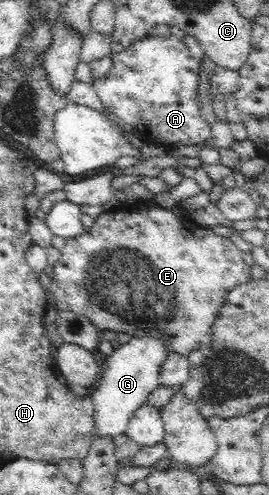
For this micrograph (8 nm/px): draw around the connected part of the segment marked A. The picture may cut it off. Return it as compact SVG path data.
M151 33L124 51L112 53L111 57L112 69L91 84L101 103L123 123L131 125L146 141L164 147L209 142L212 138L210 125L201 117L194 100L200 62L191 55L183 41L172 34L159 37Z

